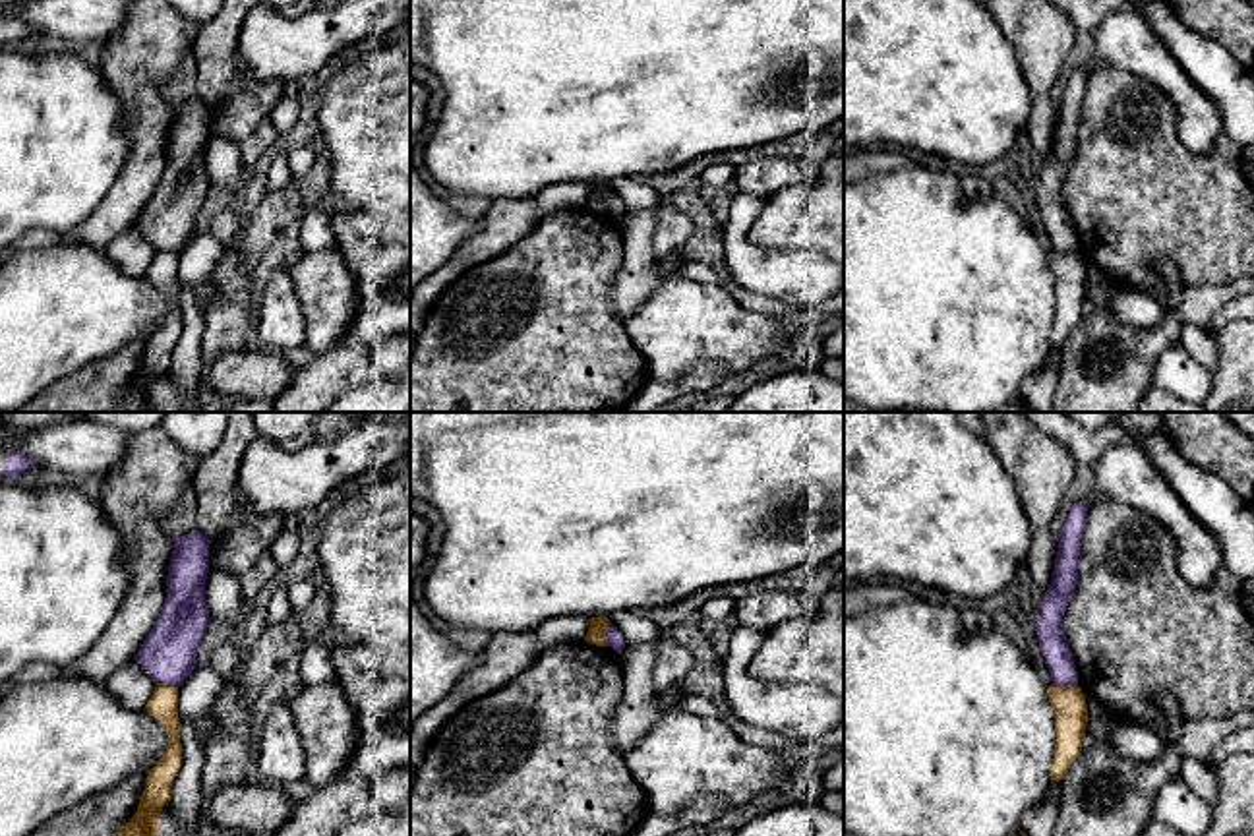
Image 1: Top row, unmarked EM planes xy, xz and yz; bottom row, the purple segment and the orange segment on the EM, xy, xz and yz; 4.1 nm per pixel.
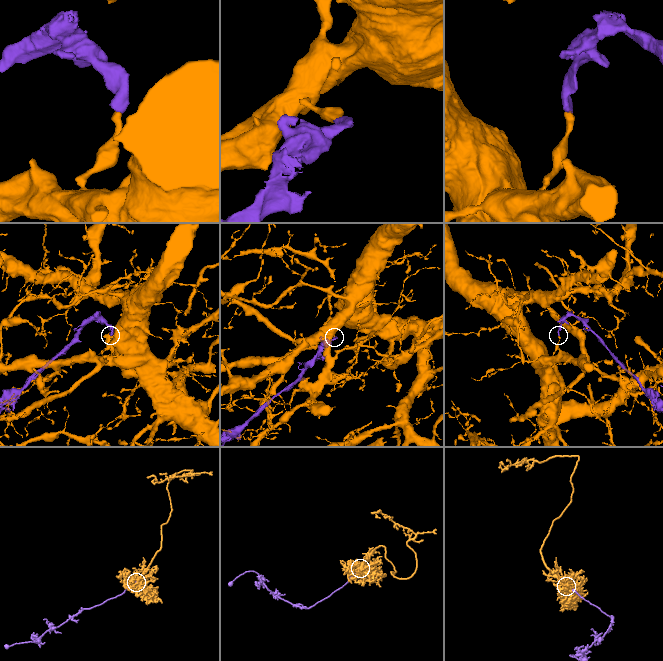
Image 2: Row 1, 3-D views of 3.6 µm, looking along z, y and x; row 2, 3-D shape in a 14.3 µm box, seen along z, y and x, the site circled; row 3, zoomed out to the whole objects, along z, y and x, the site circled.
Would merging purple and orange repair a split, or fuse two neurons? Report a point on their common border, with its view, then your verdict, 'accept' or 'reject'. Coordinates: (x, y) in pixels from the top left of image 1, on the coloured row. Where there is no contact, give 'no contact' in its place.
meets purple in yz at (1065, 686); reject

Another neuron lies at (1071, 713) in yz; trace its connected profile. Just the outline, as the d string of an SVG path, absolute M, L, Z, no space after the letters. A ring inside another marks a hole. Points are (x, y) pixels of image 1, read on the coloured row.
M1078 685L1047 687L1049 702L1055 710L1055 759L1051 764L1051 784L1060 782L1068 772L1070 764L1082 751L1082 741L1086 737L1088 704L1086 695Z

